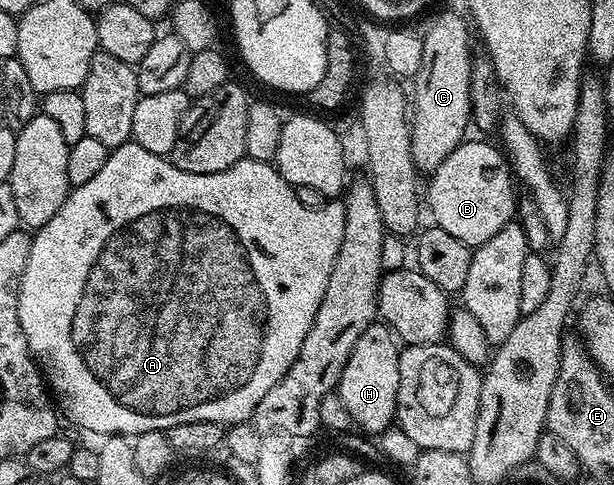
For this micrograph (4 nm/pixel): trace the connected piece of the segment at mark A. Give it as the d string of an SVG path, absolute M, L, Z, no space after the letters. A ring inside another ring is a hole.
M129 142L111 149L106 158L106 166L102 166L102 170L98 170L97 176L90 178L90 182L86 182L83 186L72 188L66 202L62 202L58 214L54 214L54 218L50 218L50 222L46 226L35 229L32 236L30 258L26 262L26 270L22 274L20 297L18 298L18 318L22 322L22 334L26 334L28 349L32 351L49 389L54 393L59 411L63 415L65 412L78 427L85 428L88 432L97 432L100 438L110 436L135 438L147 432L158 432L174 426L182 426L182 422L214 422L225 426L242 424L253 419L255 408L259 402L269 393L270 388L283 378L290 370L291 364L298 358L302 342L305 341L306 334L309 333L310 326L314 322L314 314L318 314L322 294L326 294L326 282L330 282L330 270L334 266L334 258L338 258L338 250L342 246L342 234L345 230L346 214L343 203L339 199L329 199L320 208L302 206L302 202L298 202L296 197L296 189L286 182L286 178L282 178L275 163L245 158L234 162L234 166L230 166L230 170L218 170L218 174L190 174L186 170L178 170L178 166L174 166L171 159L158 154L150 154L150 150L142 150L142 146Z

